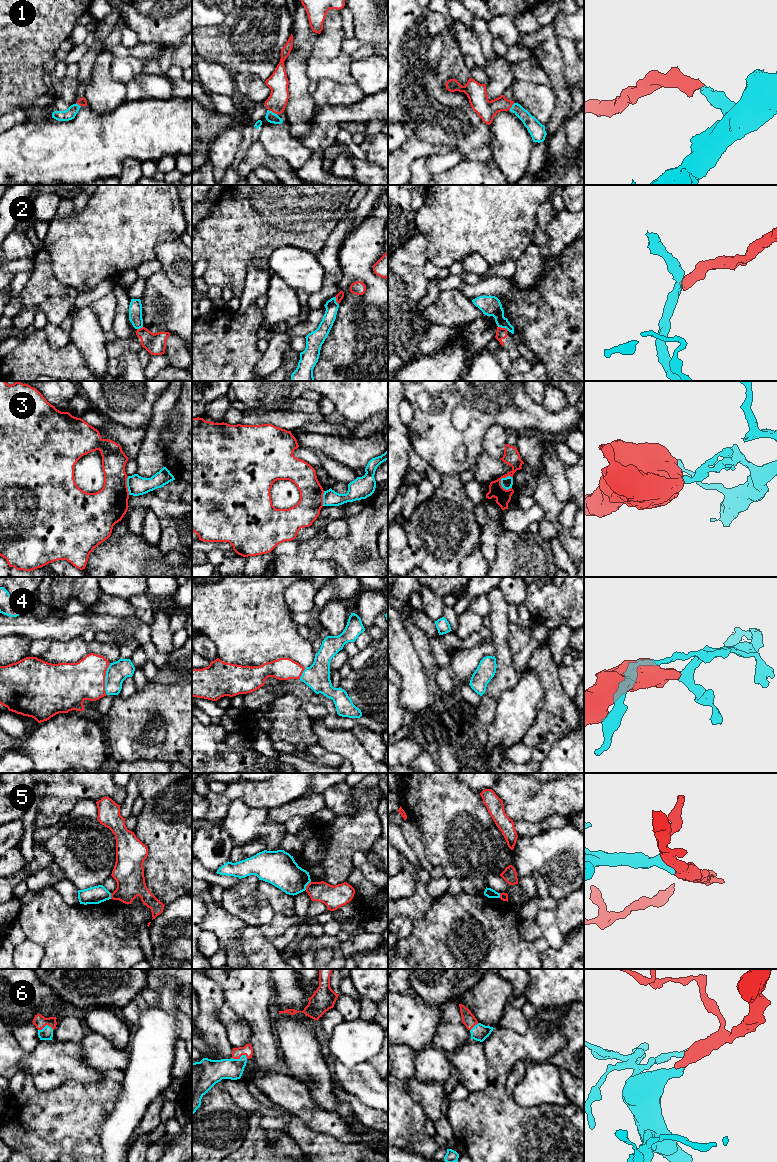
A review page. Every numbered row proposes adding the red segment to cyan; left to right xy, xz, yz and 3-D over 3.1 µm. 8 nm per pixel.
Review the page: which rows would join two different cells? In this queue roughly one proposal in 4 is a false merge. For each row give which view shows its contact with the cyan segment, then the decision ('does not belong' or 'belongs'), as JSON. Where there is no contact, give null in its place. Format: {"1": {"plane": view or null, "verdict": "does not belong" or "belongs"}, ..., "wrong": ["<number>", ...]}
{"1": {"plane": "xz", "verdict": "belongs"}, "2": {"plane": "yz", "verdict": "does not belong"}, "3": {"plane": "yz", "verdict": "does not belong"}, "4": {"plane": "xy", "verdict": "belongs"}, "5": {"plane": "xz", "verdict": "does not belong"}, "6": {"plane": "xz", "verdict": "belongs"}, "wrong": ["2", "3", "5"]}

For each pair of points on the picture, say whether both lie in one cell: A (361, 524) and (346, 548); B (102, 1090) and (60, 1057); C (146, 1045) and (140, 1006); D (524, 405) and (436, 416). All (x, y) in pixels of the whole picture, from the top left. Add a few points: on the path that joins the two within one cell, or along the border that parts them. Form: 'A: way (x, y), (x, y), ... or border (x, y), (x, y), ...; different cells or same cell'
A: way (361, 530), (361, 533), (352, 542); same cell
B: border (103, 1078), (88, 1083), (70, 1081); different cells
C: border (148, 1006), (141, 1013), (139, 1022), (132, 1028); different cells
D: way (502, 413), (484, 415), (458, 402); same cell

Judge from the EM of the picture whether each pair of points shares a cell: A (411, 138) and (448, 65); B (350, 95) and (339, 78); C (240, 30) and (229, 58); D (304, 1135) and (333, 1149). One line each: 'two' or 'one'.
A: two
B: two
C: one
D: one

